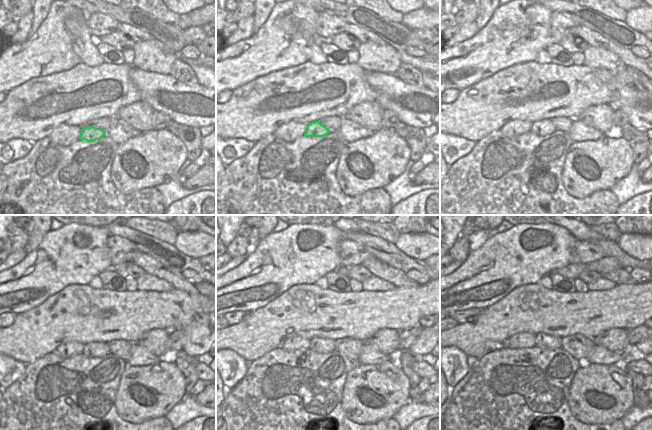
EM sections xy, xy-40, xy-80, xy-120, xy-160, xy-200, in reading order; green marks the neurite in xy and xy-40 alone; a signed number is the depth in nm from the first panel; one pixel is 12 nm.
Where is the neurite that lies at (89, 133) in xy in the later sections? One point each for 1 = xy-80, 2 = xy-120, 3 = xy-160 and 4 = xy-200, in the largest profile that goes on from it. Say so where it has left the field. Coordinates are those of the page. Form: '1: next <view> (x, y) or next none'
1: next xy-80 (542, 128)
2: next xy-120 (94, 349)
3: next xy-160 (320, 345)
4: next xy-200 (542, 340)

